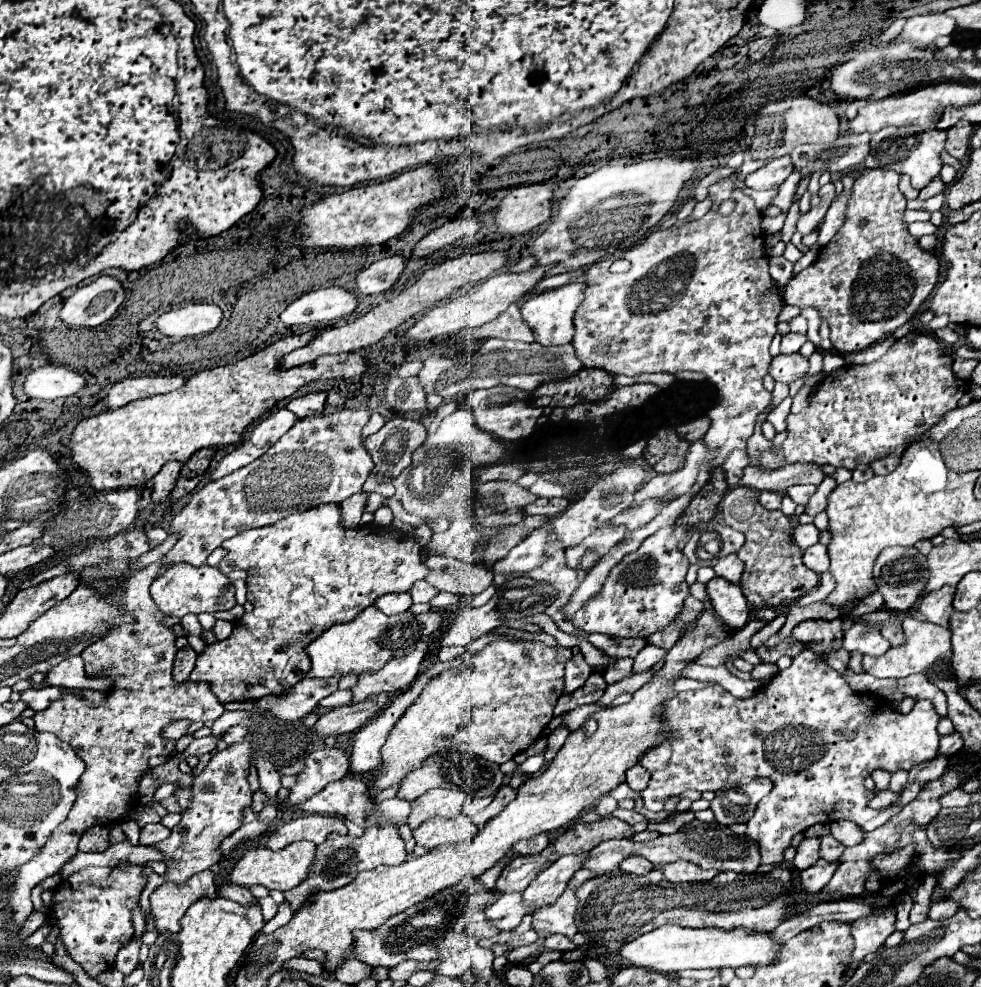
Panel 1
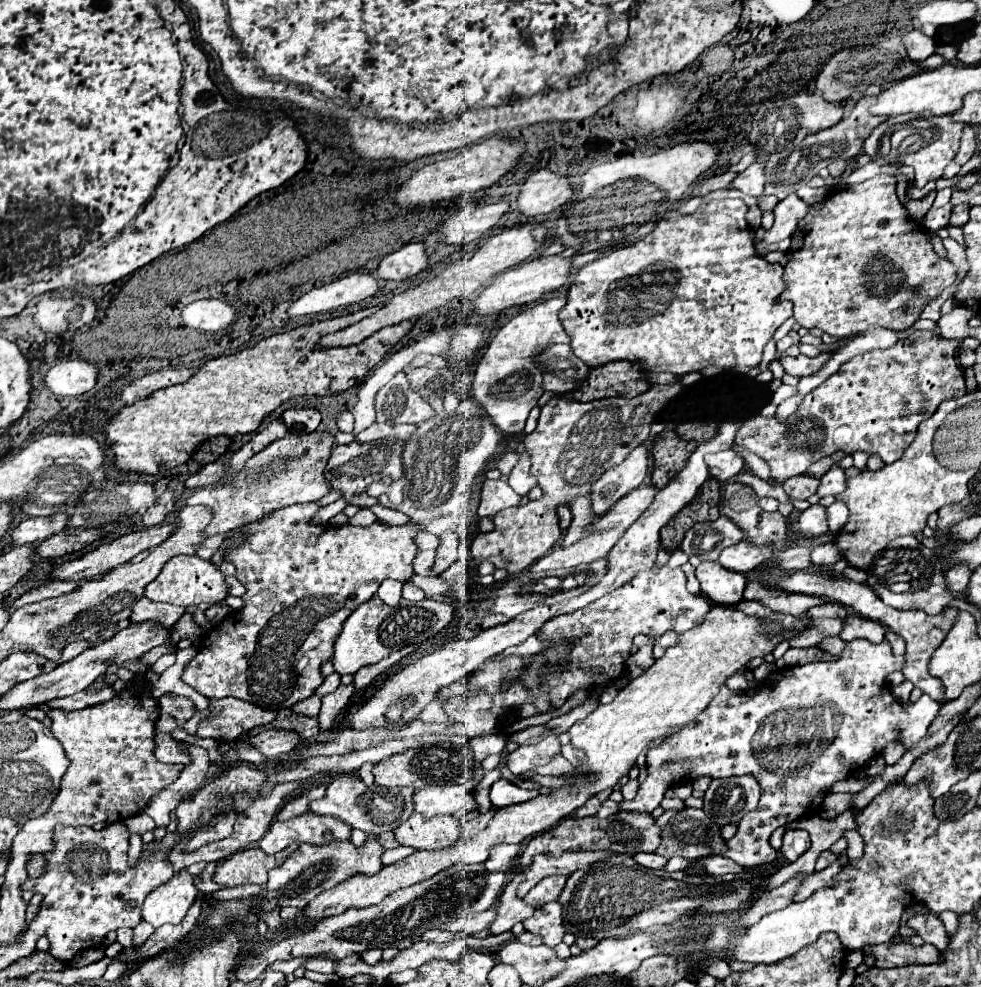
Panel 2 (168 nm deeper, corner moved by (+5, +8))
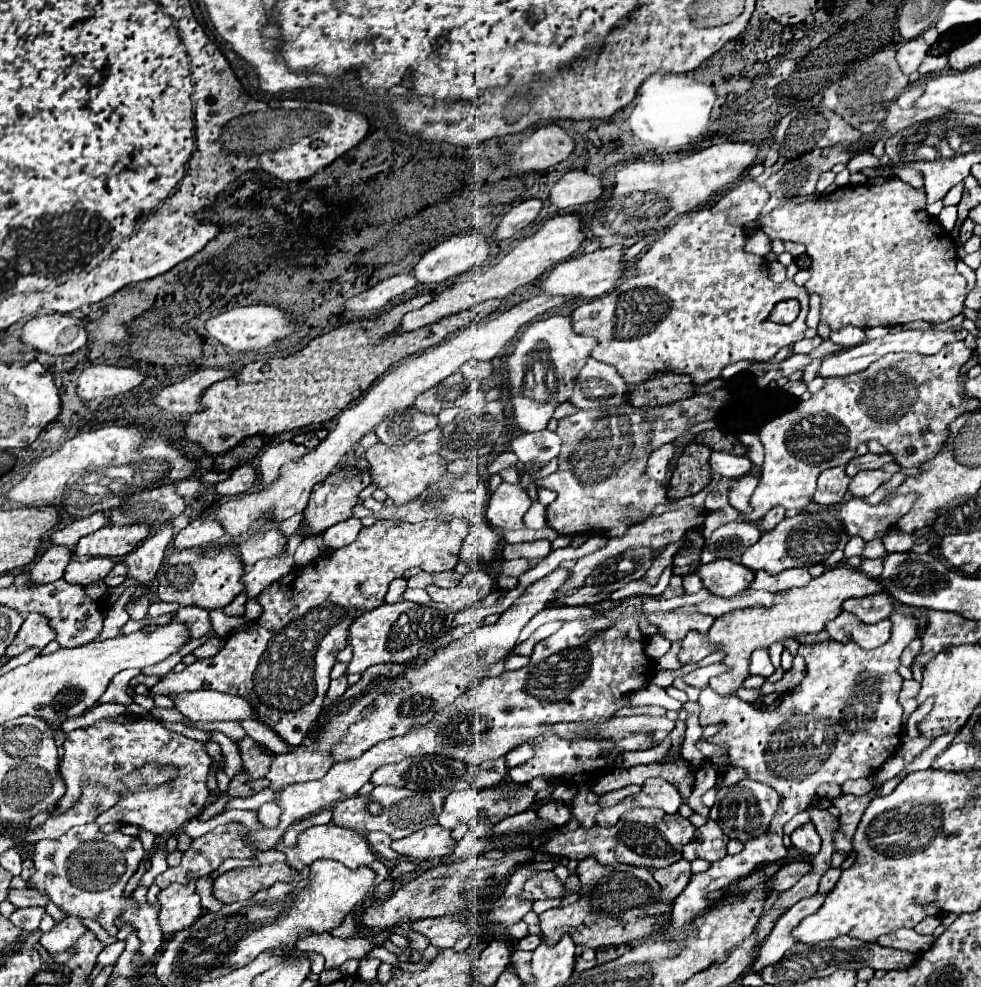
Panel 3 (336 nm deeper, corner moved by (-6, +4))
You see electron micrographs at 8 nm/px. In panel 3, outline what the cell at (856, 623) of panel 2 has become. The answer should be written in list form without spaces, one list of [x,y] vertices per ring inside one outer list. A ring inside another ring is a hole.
[[[842,612],[828,622],[825,630],[833,640],[841,643],[856,642],[862,648],[878,648],[890,638],[892,622],[880,620],[878,624],[865,624],[853,614]]]

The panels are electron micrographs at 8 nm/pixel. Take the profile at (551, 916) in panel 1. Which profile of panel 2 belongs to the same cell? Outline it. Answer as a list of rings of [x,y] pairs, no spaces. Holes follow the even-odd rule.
[[[549,902],[541,908],[541,912],[535,912],[531,918],[527,918],[523,922],[525,930],[541,936],[543,944],[549,948],[555,948],[563,936],[565,936],[565,928],[563,928],[563,916],[561,916],[561,908],[559,902]]]

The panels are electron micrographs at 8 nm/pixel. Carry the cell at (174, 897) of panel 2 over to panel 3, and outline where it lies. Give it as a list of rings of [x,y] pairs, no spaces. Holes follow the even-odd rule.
[[[194,882],[170,884],[158,894],[158,902],[160,902],[158,922],[164,934],[174,934],[180,932],[182,928],[188,928],[202,914],[200,896],[196,894]]]

